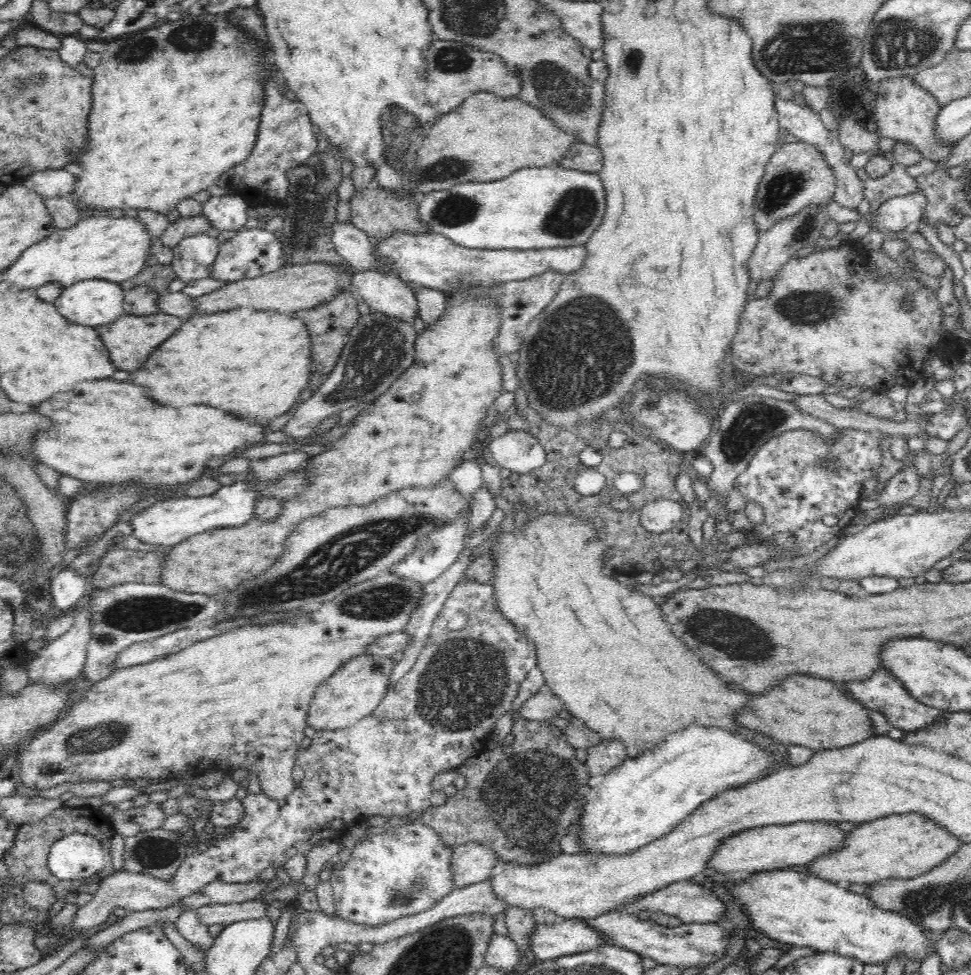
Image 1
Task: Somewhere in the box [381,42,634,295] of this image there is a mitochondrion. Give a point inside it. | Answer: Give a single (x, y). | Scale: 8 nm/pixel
(566, 94)

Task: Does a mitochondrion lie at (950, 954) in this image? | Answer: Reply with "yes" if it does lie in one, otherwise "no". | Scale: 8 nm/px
no

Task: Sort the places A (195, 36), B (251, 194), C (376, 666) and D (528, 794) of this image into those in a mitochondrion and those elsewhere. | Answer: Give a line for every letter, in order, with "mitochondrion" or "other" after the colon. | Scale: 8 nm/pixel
A: mitochondrion
B: other
C: other
D: mitochondrion

